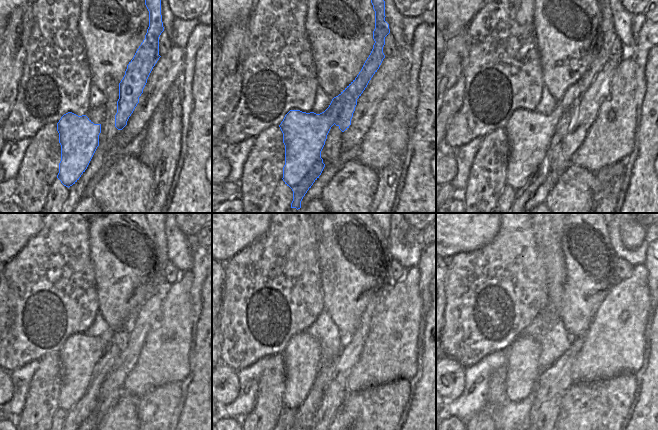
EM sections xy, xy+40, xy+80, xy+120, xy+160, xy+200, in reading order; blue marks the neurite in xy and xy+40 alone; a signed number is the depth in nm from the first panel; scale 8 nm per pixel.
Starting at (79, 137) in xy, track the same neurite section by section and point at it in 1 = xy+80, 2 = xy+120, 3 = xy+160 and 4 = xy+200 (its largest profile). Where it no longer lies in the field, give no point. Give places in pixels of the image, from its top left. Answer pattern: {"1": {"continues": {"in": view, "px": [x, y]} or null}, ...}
{"1": {"continues": {"in": "xy+80", "px": [531, 135]}}, "2": {"continues": {"in": "xy+120", "px": [85, 362]}}, "3": {"continues": {"in": "xy+160", "px": [306, 377]}}, "4": {"continues": {"in": "xy+200", "px": [523, 362]}}}

